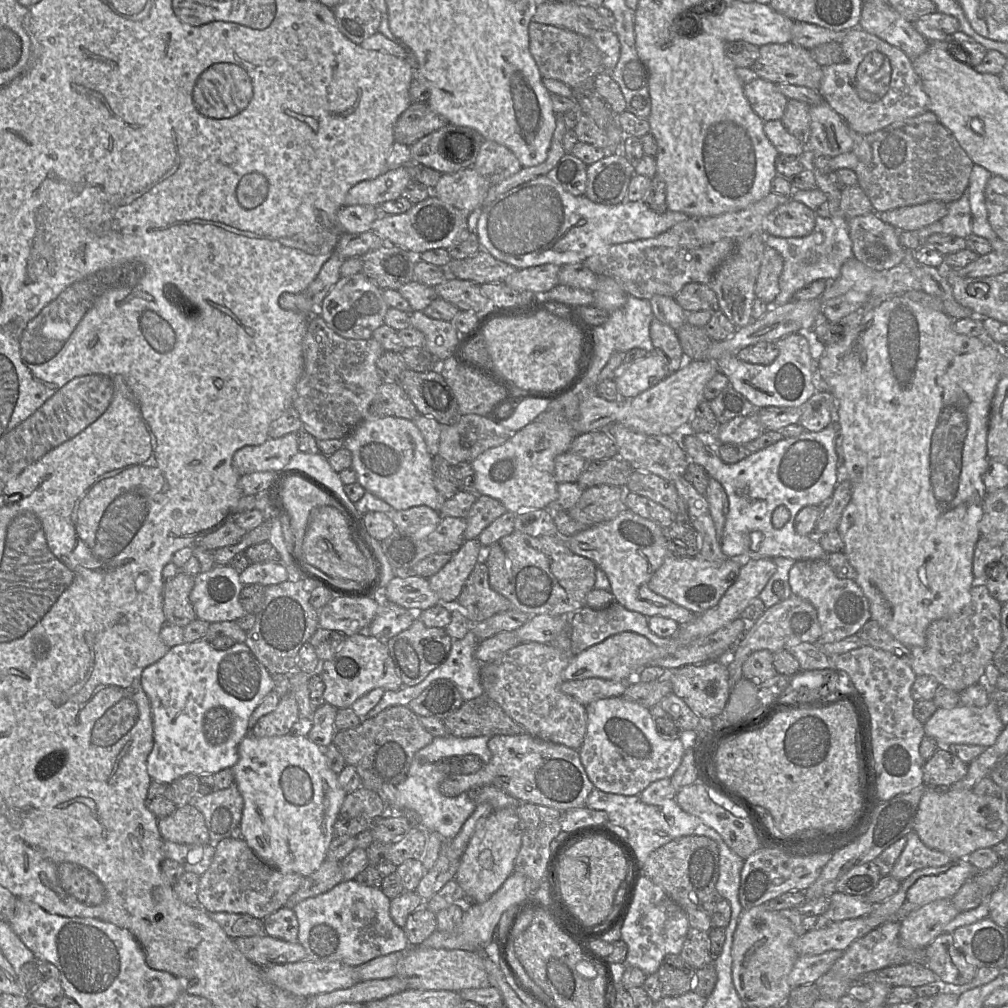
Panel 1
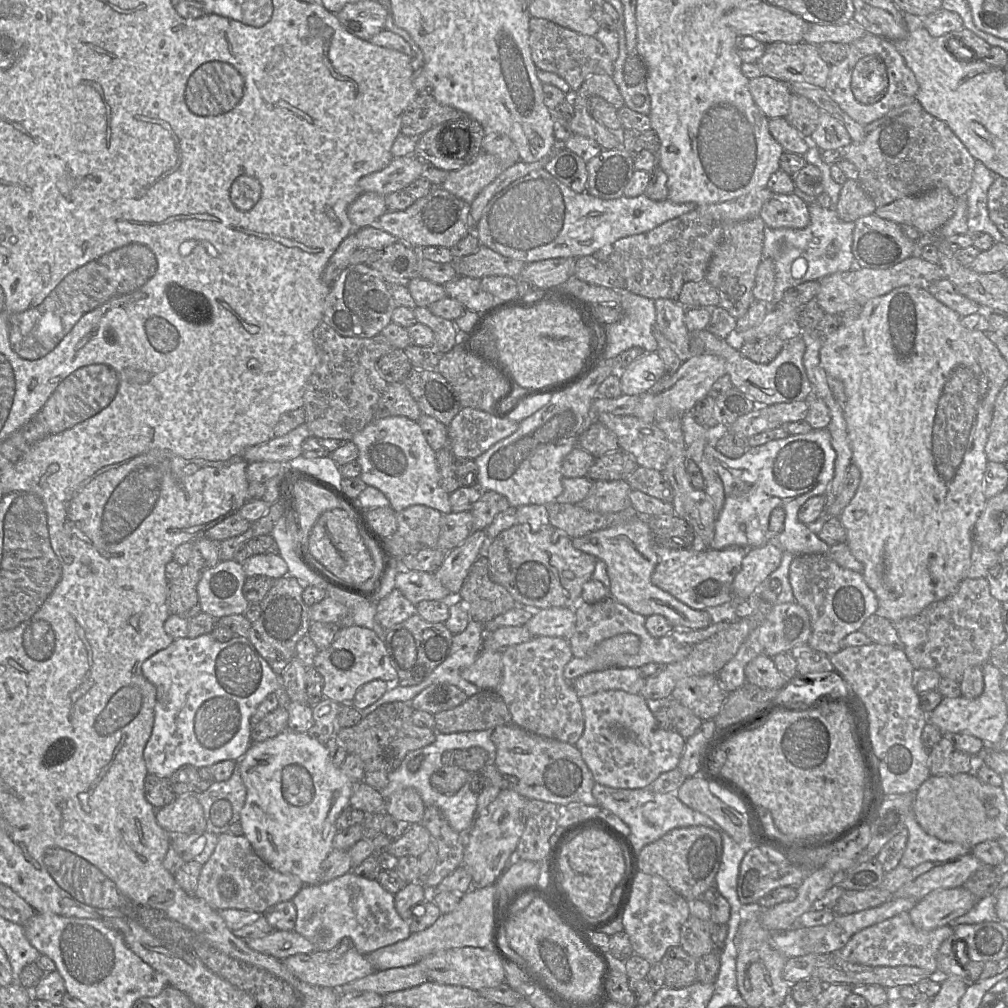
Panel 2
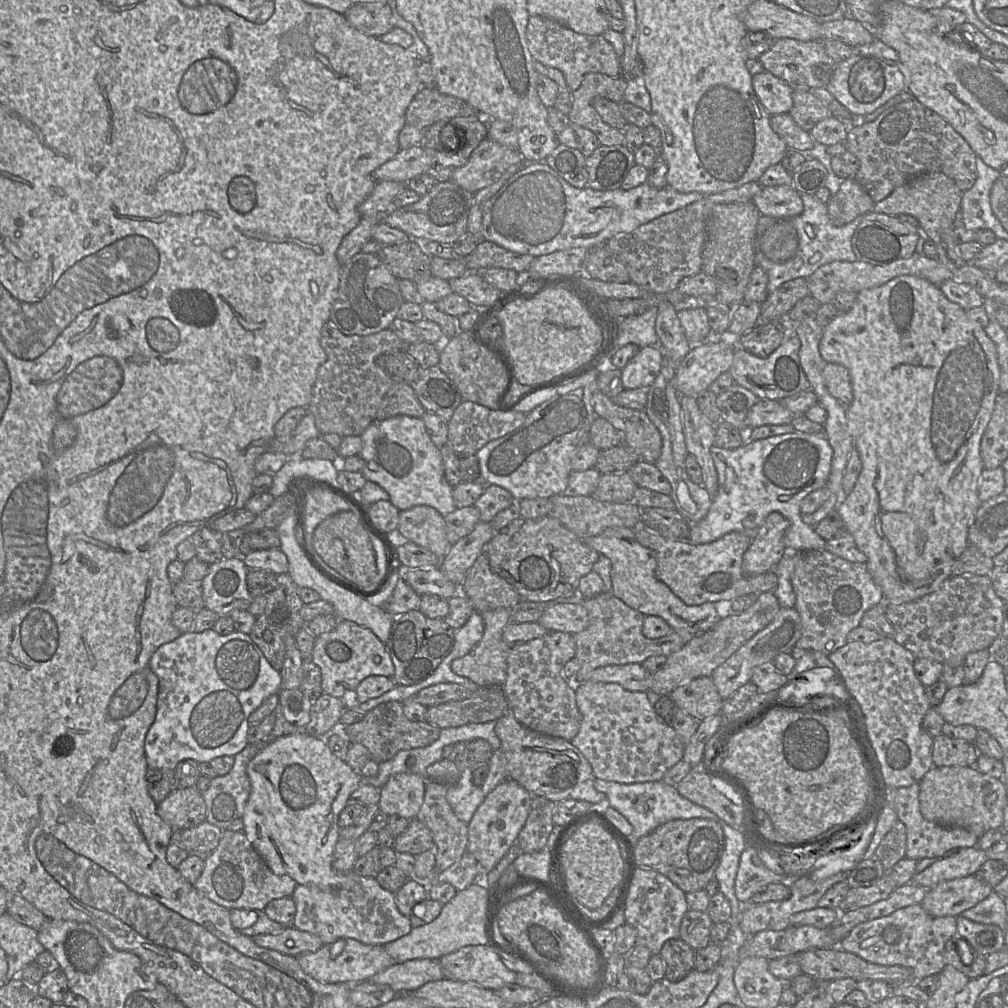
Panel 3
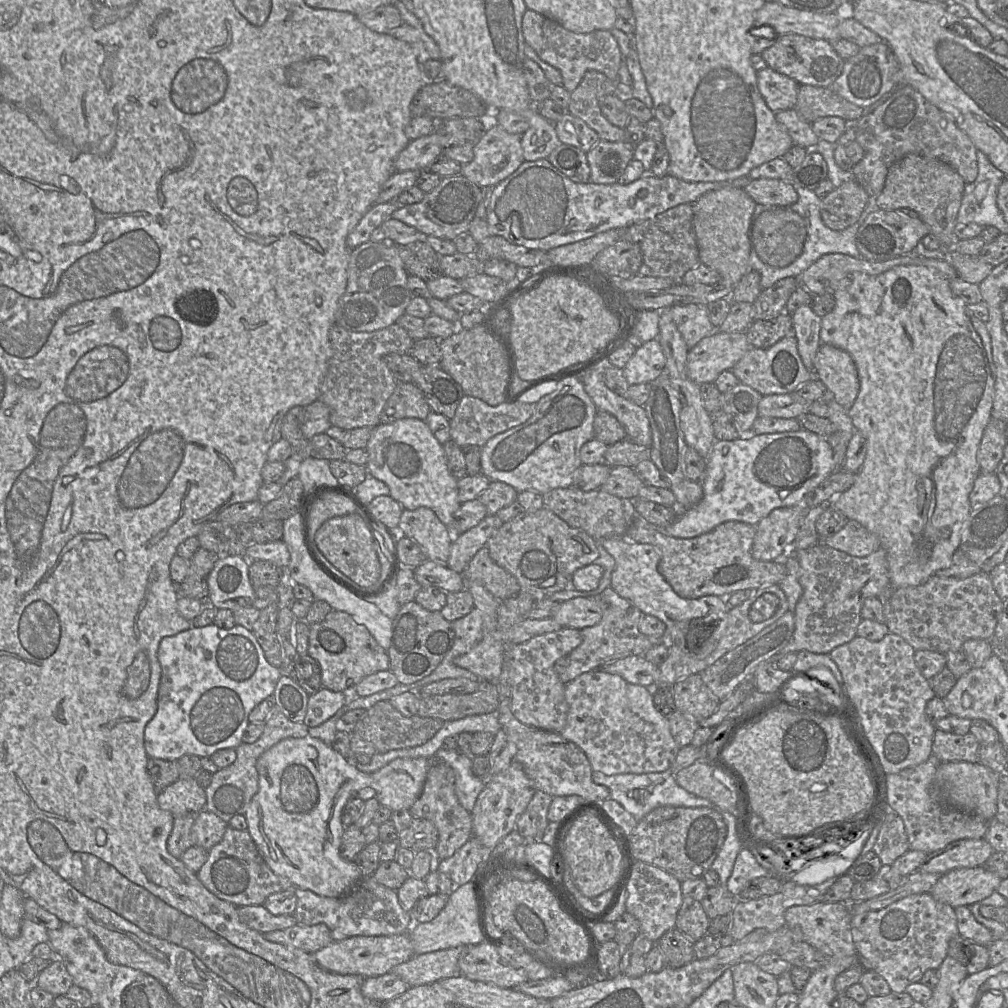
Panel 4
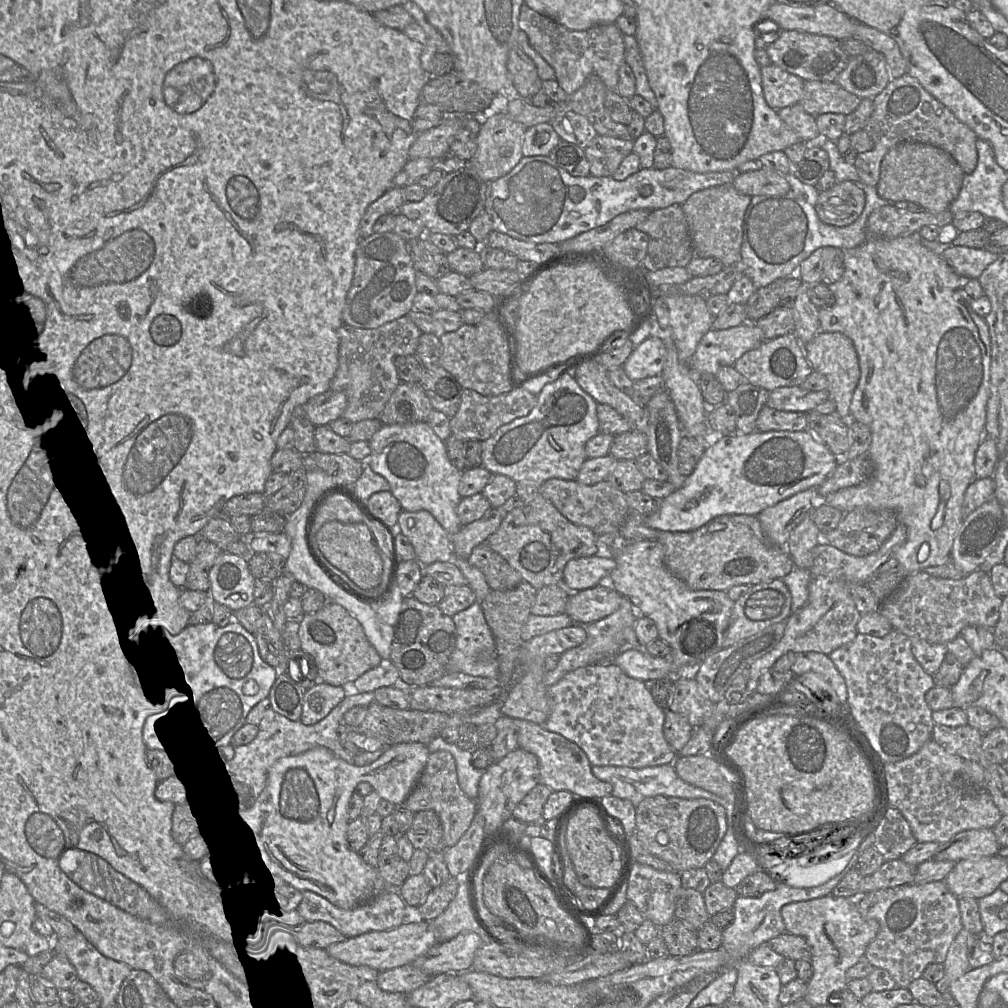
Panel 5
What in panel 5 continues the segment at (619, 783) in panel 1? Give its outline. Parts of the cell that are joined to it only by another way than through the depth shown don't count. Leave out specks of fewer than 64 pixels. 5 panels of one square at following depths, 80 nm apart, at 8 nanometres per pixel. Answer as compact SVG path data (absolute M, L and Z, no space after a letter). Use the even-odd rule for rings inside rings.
M614 662L589 664L567 673L558 682L548 687L548 696L550 698L551 712L548 719L542 726L544 729L558 733L577 744L586 753L592 766L625 766L631 768L644 768L673 764L677 758L677 752L668 744L663 734L666 711L658 706L654 701L651 691L647 688L644 681L628 676Z

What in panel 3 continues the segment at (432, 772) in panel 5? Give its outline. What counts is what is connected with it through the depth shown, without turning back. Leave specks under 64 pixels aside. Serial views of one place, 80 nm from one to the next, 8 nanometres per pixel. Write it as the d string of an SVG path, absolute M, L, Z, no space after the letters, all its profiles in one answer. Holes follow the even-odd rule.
M426 781L423 804L416 819L424 823L432 832L435 852L435 872L439 873L461 859L468 846L468 824L453 812L446 799L448 785Z

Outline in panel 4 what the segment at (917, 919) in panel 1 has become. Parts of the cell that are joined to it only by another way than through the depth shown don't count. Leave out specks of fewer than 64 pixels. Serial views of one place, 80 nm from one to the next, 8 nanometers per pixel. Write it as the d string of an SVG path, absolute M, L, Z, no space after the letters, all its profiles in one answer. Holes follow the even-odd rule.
M984 866L957 868L941 875L929 891L932 897L953 908L970 906L989 897L1002 879Z

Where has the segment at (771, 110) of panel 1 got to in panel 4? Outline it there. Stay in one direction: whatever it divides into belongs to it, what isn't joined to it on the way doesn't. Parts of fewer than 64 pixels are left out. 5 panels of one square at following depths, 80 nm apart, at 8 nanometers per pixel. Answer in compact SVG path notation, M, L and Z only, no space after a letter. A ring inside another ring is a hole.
M770 67L757 72L758 89L773 112L793 109L797 102L799 84Z

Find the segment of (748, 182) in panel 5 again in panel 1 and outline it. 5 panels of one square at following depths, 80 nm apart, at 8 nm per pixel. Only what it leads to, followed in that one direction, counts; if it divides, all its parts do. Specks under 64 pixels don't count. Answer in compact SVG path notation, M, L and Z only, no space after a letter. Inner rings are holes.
M791 198L765 218L763 234L781 238L804 237L813 232L815 218L815 211Z

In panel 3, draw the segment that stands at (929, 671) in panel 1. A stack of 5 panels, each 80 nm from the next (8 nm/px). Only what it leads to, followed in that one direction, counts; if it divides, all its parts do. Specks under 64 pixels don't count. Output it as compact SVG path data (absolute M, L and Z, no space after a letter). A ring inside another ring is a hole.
M963 575L951 576L937 590L915 601L884 603L884 612L893 626L895 641L915 658L964 666L968 653L988 649L1001 633L1003 605L989 575Z

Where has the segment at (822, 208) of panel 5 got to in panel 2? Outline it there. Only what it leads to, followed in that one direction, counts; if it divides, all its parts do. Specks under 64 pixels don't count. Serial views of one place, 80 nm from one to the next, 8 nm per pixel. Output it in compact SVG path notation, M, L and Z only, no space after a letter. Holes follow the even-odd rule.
M847 179L841 187L835 210L844 222L854 222L860 217L871 215L876 206L857 180Z

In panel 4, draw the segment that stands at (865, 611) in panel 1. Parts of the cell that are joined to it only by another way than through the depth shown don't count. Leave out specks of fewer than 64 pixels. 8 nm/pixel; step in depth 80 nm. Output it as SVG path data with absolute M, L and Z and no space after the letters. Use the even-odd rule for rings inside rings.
M817 543L805 550L789 550L789 554L796 555L799 561L798 580L802 587L802 596L794 610L795 629L787 645L765 662L776 663L790 652L803 650L829 654L857 636L863 601L892 591L886 551L881 547L866 557L854 557Z

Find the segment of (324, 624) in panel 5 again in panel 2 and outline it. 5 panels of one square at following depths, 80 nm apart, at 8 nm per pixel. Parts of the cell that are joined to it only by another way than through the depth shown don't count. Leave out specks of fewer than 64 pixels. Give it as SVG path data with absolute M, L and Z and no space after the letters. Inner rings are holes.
M357 625L340 628L329 647L317 653L314 667L324 679L323 697L339 704L353 704L358 689L370 681L398 684L398 675L391 664L385 642L373 630Z

